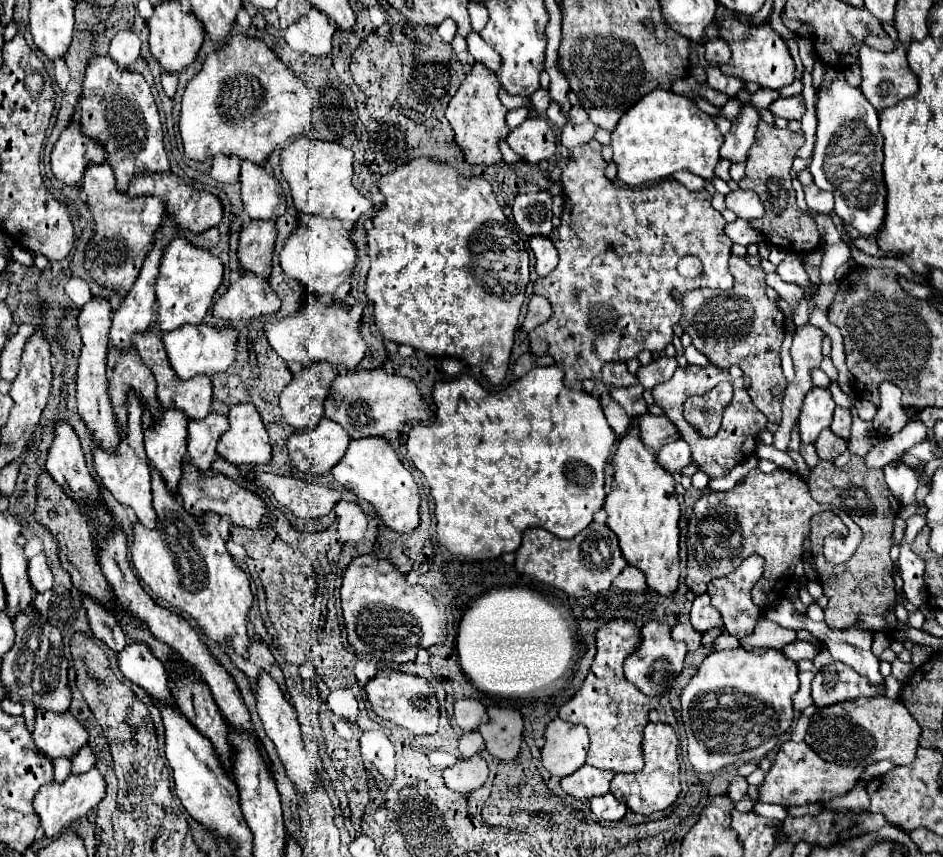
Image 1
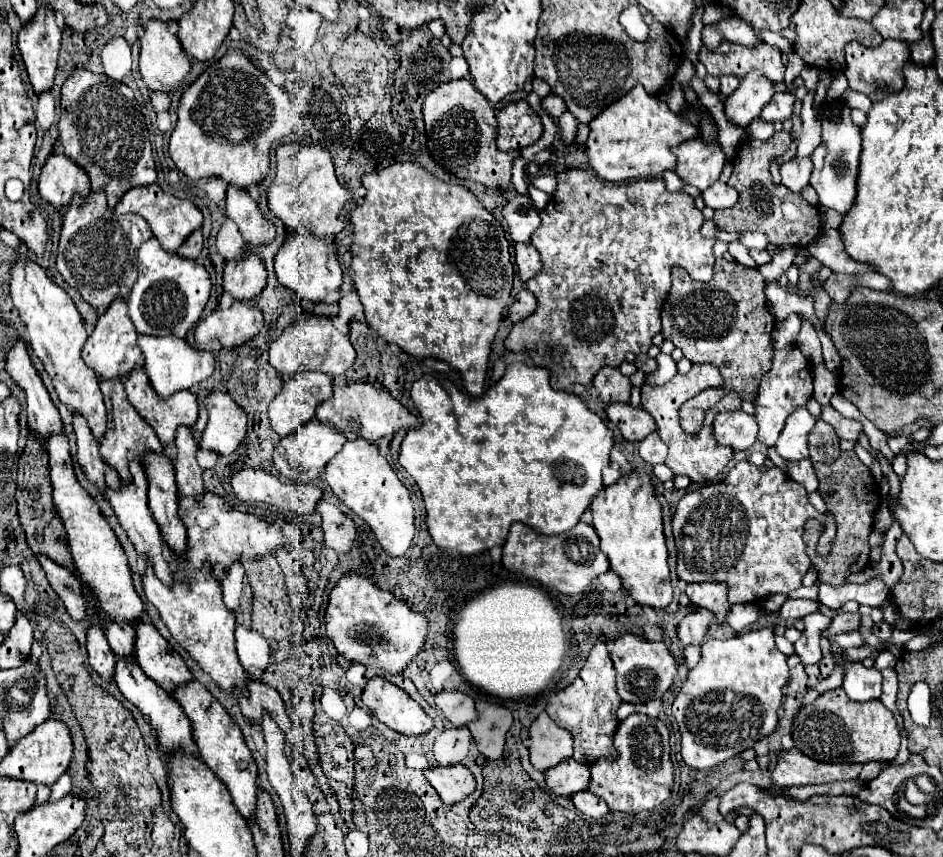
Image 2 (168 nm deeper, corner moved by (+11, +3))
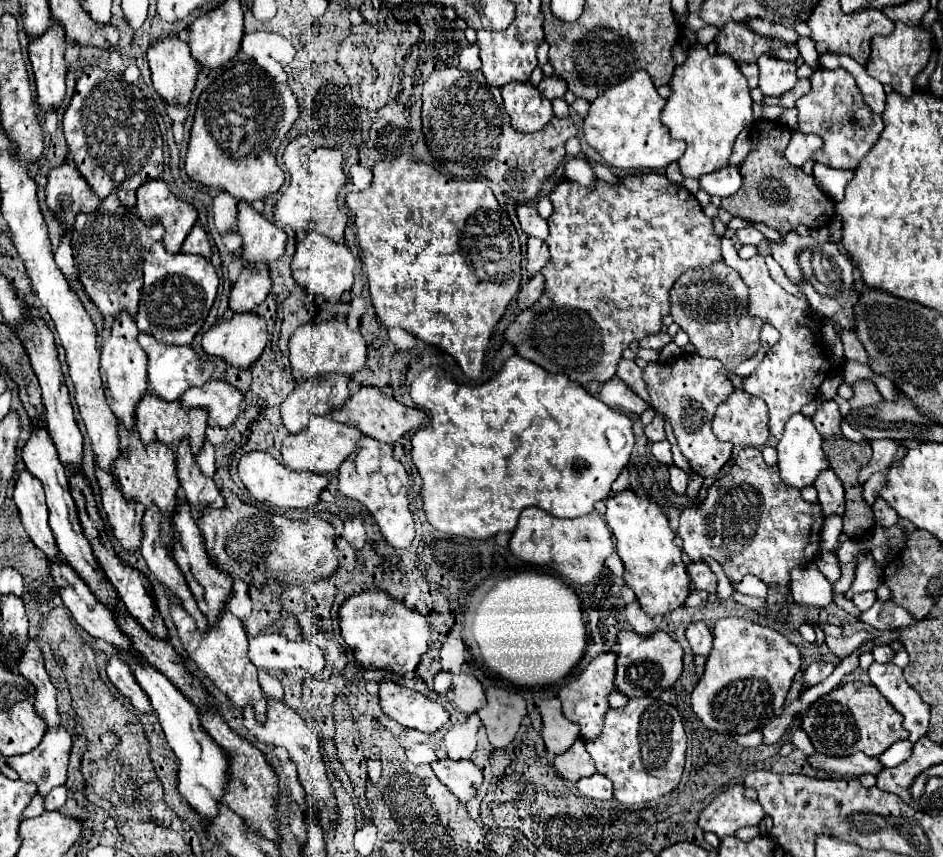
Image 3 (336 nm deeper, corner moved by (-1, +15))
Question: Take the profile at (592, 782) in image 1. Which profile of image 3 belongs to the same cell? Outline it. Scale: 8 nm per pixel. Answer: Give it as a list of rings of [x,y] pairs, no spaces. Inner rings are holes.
[[[575,740],[573,746],[567,752],[555,756],[553,764],[555,764],[557,772],[569,782],[577,782],[577,780],[581,780],[585,776],[595,774],[593,758],[587,754],[583,740]]]

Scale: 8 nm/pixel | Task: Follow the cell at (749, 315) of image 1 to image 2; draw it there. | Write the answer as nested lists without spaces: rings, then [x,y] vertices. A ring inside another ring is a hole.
[[[717,258],[715,276],[709,282],[673,278],[671,292],[661,310],[663,338],[681,348],[687,360],[715,364],[725,380],[725,390],[741,392],[747,402],[757,398],[761,376],[773,364],[771,332],[775,318],[767,308],[763,284],[765,280],[759,270],[745,268],[735,260]]]

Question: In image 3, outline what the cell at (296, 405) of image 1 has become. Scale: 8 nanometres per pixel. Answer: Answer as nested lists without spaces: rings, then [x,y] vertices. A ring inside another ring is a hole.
[[[335,374],[335,384],[315,378],[297,384],[281,404],[283,424],[291,434],[307,428],[311,416],[329,416],[349,400],[349,376]]]

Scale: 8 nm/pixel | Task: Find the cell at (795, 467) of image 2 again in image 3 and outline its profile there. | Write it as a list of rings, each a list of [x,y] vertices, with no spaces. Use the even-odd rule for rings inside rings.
[[[825,470],[817,482],[815,488],[819,492],[819,504],[823,510],[823,516],[843,516],[845,512],[845,500],[843,500],[843,484],[833,474],[833,470]]]

